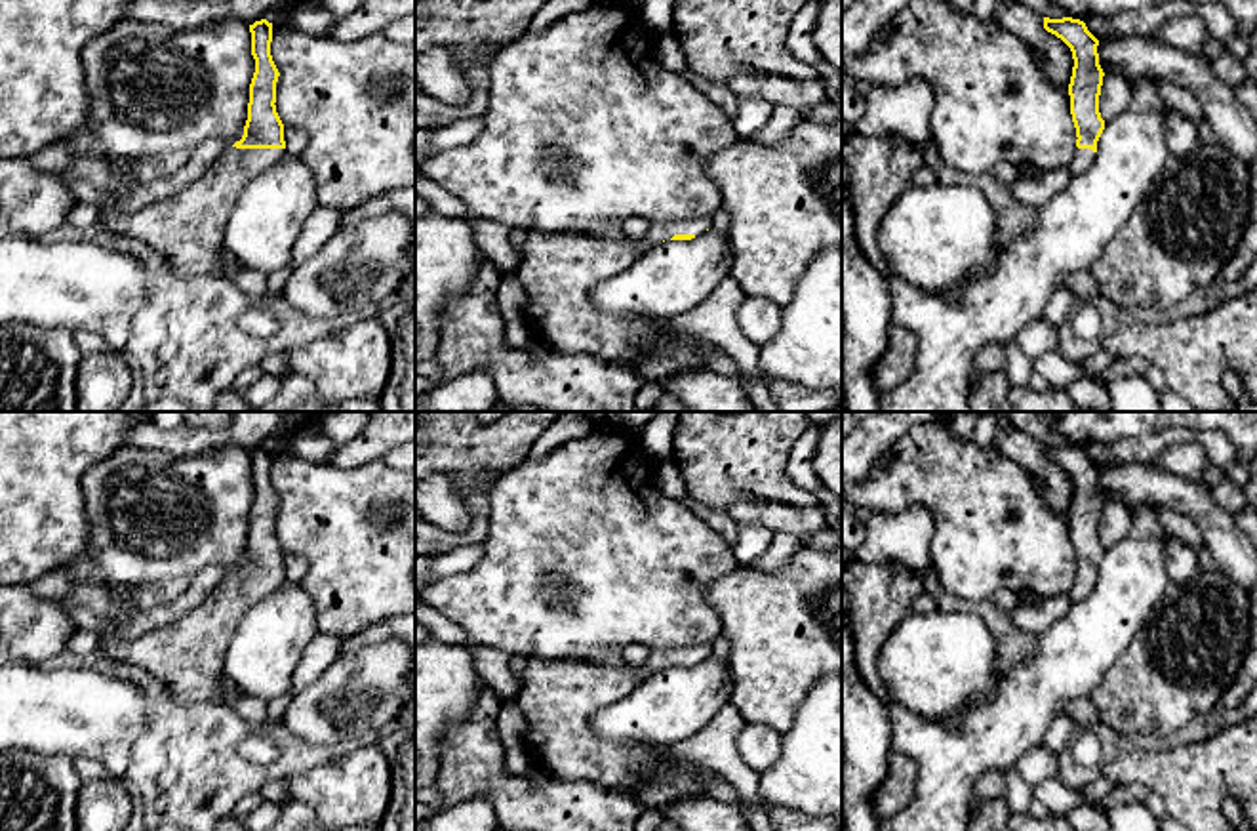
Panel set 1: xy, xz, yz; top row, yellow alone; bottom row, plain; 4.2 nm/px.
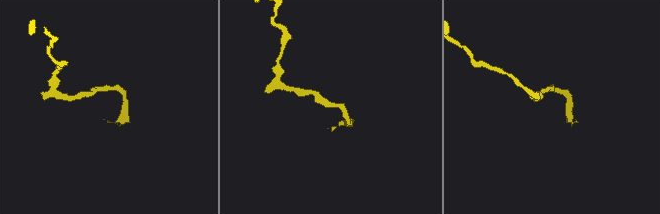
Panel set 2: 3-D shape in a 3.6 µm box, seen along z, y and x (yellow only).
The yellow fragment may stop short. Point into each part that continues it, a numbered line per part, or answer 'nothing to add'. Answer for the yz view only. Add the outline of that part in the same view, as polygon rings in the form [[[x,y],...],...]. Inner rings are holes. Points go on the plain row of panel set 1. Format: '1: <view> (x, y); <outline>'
1: yz (1082, 586); [[[1076,574],[1070,593],[1068,593],[1070,600],[1076,602],[1076,600],[1086,598],[1093,591],[1093,585],[1095,585],[1095,579],[1091,576]]]

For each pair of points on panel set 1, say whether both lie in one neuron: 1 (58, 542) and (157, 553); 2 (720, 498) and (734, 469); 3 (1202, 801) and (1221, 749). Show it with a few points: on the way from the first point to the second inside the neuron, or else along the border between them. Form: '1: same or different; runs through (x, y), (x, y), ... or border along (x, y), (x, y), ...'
1: different; border along (84, 502), (88, 549), (63, 567)
2: same; runs through (720, 490), (720, 483), (726, 477)
3: same; runs through (1202, 788), (1202, 778), (1217, 763)

